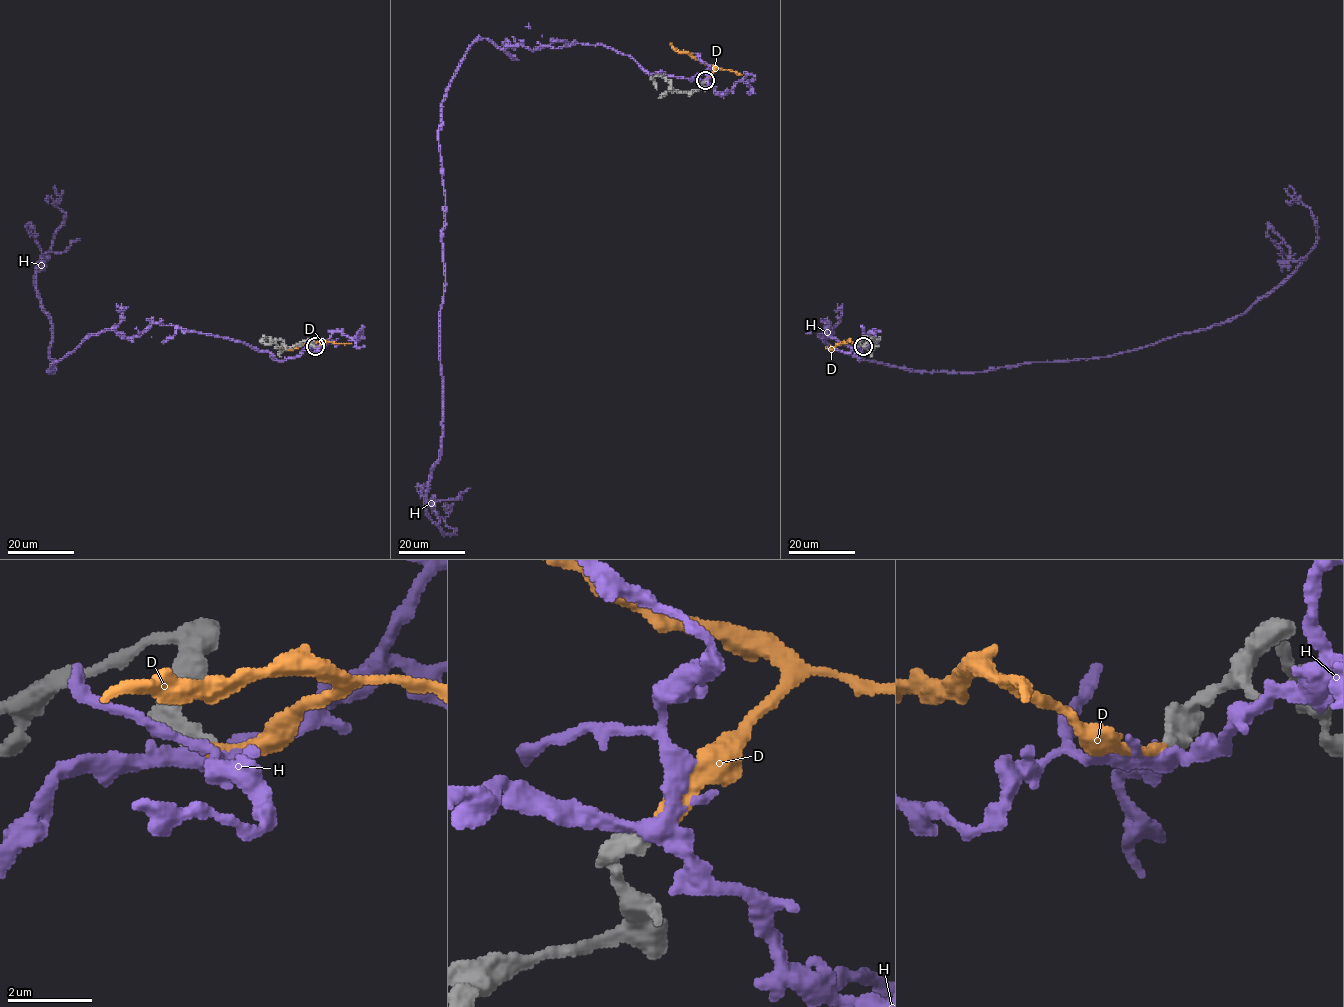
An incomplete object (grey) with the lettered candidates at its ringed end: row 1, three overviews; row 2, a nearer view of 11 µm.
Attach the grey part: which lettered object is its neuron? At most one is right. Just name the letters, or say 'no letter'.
D

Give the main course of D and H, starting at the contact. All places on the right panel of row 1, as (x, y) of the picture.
D: (863, 346), (845, 341), (833, 349), (826, 347)
H: (863, 346), (858, 359), (829, 324), (821, 334), (862, 359), (967, 372), (1230, 321), (1316, 240), (1288, 185)

